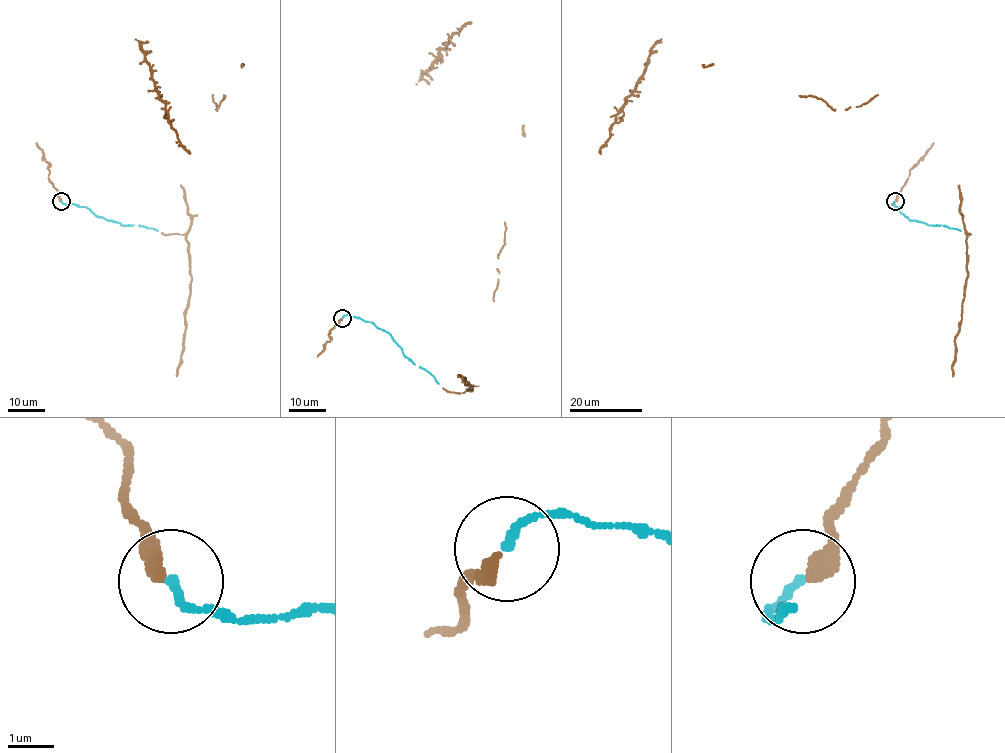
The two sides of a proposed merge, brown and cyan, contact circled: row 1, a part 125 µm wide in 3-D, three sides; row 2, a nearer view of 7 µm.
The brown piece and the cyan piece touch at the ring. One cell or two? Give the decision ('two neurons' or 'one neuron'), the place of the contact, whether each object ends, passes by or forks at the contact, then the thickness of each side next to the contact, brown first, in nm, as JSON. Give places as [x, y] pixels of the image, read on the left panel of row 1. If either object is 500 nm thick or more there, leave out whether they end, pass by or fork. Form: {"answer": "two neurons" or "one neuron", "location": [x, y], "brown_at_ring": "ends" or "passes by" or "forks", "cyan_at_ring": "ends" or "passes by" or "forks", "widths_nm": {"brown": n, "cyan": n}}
{"answer": "one neuron", "location": [61, 201], "brown_at_ring": "ends", "cyan_at_ring": "ends", "widths_nm": {"brown": 340, "cyan": 170}}

